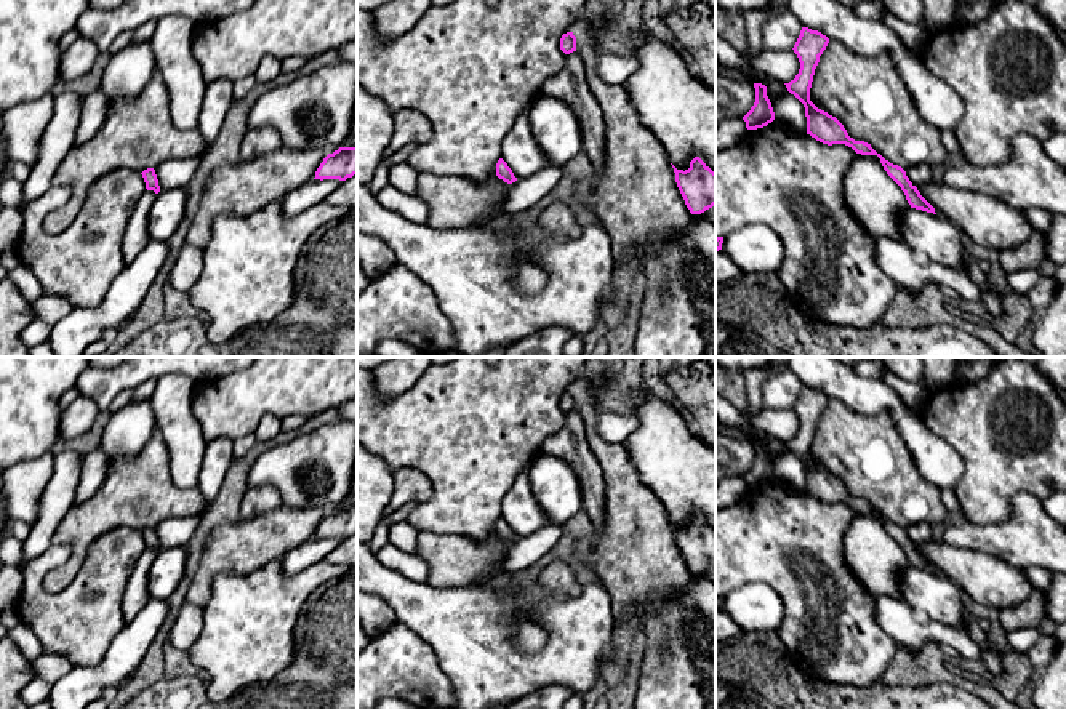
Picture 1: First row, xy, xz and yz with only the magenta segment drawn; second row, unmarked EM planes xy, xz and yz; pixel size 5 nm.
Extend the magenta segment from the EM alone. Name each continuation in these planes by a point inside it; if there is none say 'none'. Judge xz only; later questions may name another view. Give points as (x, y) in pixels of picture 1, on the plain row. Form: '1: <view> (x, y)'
none

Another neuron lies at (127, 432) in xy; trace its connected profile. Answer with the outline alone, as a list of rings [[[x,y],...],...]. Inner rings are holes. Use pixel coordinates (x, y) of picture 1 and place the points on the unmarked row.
[[[128,402],[112,413],[101,439],[99,450],[114,464],[120,459],[136,458],[152,437],[155,416],[150,402]]]

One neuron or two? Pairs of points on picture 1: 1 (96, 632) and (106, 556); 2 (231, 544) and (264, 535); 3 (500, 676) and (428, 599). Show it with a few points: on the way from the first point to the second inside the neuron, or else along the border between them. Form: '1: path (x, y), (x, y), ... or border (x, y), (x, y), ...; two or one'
1: path (96, 613), (96, 604), (104, 596), (104, 575); one
2: path (239, 544), (256, 541); one
3: path (480, 656), (476, 647), (447, 618); one

